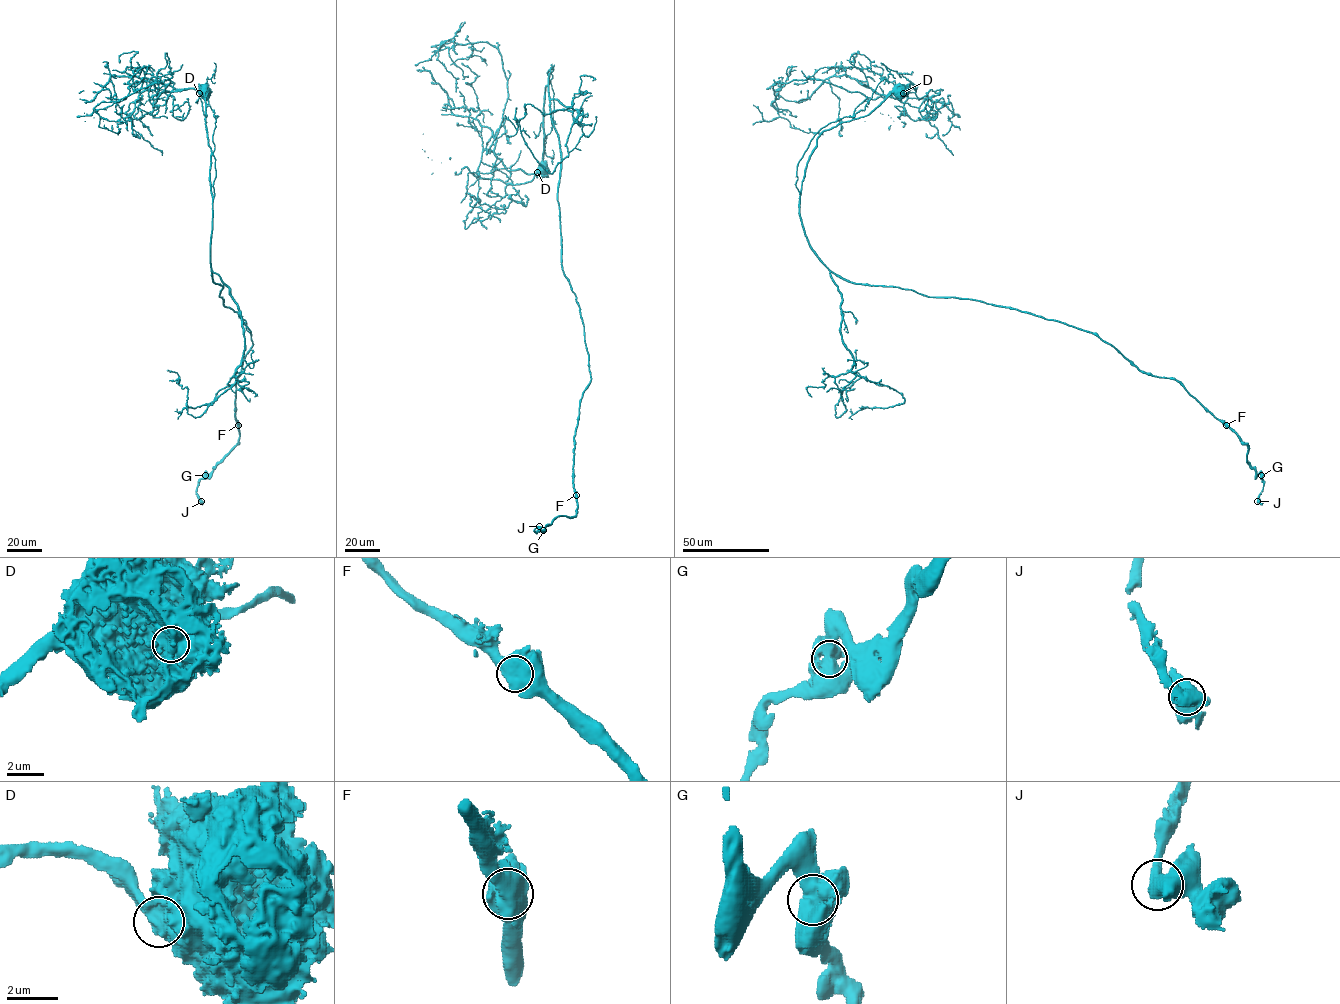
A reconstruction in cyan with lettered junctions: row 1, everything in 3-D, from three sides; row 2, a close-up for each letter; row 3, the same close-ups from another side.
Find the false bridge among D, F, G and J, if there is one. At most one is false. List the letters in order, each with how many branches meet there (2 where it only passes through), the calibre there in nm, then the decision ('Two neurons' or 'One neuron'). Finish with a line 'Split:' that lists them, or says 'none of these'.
D: Branches: 2. Thickness 750 nm. Two neurons
F: Branches: 2. Thickness 750 nm. One neuron
G: Branches: 2. Thickness 750 nm. One neuron
J: Branches: 3. Thickness 550 nm. One neuron
Split: D

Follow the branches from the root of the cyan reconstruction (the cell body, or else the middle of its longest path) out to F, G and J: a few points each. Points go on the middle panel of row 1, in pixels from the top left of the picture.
F: (543, 169), (550, 68), (560, 155), (561, 264), (579, 307), (590, 375), (574, 437), (576, 495)
G: (543, 169), (550, 68), (561, 264), (579, 307), (590, 381), (574, 437), (576, 514), (543, 530)
J: (543, 169), (550, 68), (561, 264), (579, 307), (590, 381), (574, 437), (576, 514), (533, 531), (539, 526)

